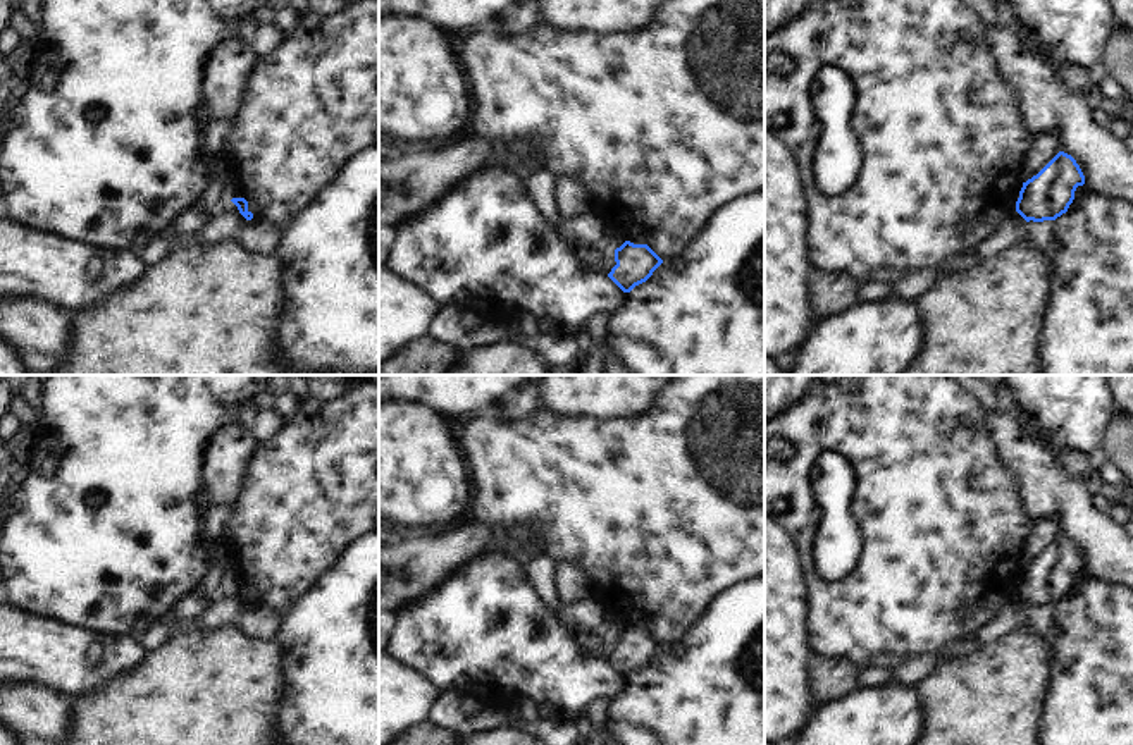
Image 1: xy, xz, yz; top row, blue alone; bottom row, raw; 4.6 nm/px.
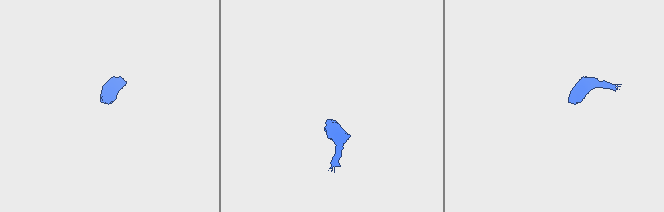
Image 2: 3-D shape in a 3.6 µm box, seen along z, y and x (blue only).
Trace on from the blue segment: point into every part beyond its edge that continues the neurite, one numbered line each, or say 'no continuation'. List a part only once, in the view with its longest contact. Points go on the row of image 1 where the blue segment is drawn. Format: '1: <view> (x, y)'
no continuation

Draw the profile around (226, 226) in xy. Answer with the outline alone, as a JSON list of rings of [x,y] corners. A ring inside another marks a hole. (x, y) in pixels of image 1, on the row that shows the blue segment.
[[[231,201],[220,215],[210,217],[198,234],[201,237],[201,243],[205,244],[238,241],[245,222],[246,219],[239,213],[238,206]]]

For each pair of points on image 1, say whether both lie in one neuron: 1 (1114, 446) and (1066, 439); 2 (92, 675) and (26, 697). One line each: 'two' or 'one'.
1: two
2: two

